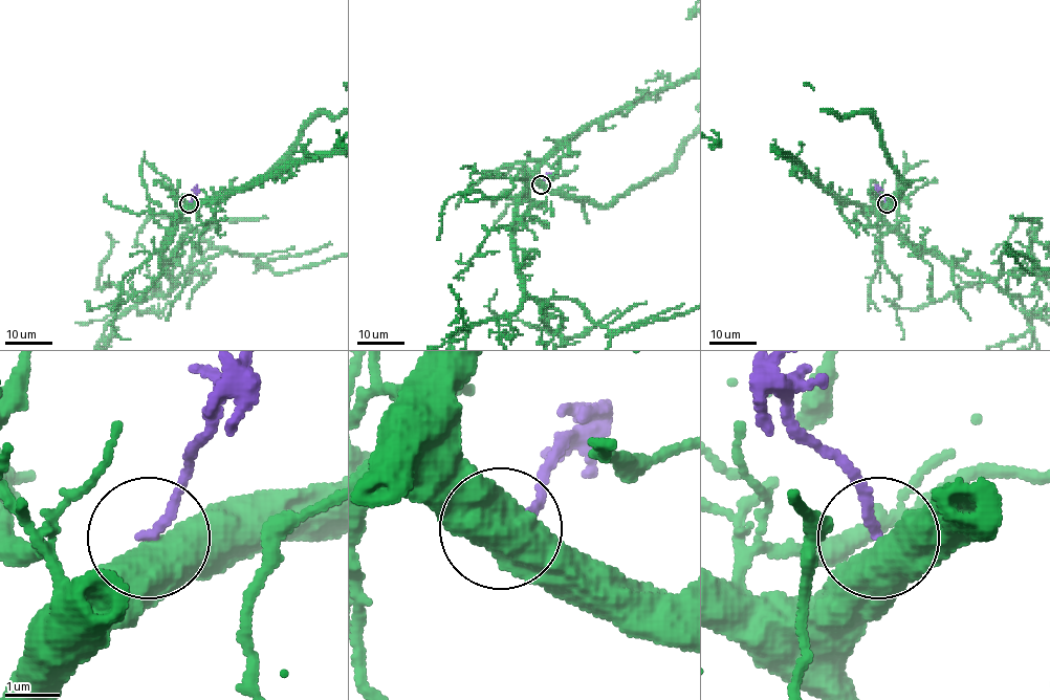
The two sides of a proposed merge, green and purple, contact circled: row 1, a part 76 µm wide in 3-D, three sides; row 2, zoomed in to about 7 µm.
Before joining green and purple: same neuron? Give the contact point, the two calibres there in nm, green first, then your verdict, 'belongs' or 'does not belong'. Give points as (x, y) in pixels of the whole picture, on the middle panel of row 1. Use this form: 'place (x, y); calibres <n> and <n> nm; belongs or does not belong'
place (541, 184); calibres 550 and 160 nm; does not belong

